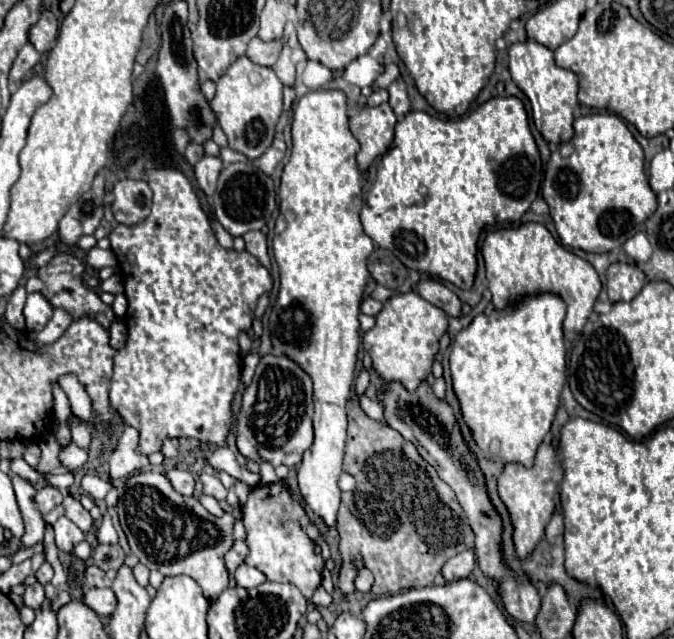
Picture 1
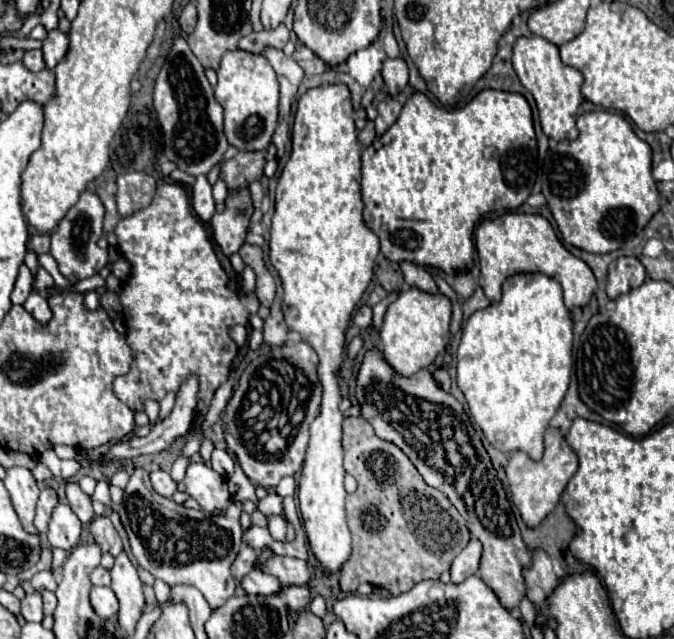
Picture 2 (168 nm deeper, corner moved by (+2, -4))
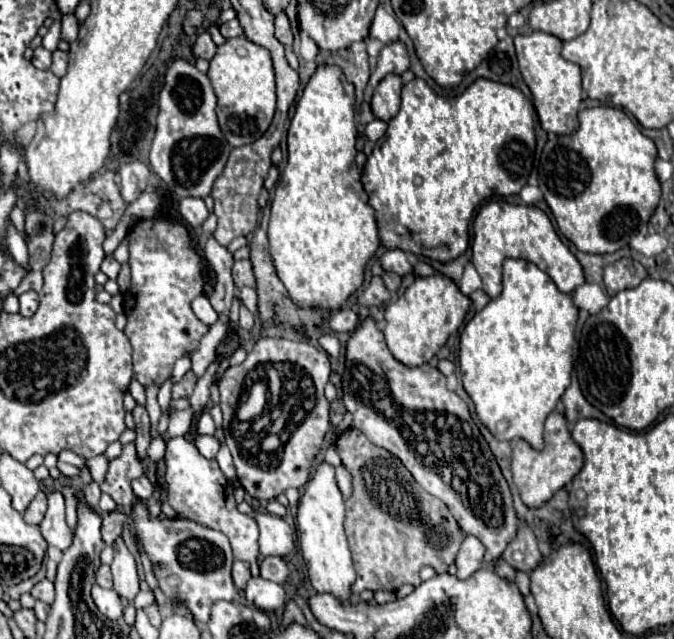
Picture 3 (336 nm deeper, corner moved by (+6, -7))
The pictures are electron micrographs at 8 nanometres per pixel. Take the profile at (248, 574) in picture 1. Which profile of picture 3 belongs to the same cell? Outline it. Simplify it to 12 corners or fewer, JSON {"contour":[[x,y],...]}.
{"contour":[[252,577],[246,601],[266,613],[286,603],[278,583]]}

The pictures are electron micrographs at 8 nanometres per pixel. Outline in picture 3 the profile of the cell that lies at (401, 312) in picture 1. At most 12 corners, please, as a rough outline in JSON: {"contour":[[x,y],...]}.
{"contour":[[416,277],[386,307],[388,349],[428,363],[470,305],[450,277]]}

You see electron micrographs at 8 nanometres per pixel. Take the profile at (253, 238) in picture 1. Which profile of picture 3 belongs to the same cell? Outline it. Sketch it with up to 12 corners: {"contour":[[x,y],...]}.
{"contour":[[236,261],[232,267],[234,285],[256,287],[252,263]]}

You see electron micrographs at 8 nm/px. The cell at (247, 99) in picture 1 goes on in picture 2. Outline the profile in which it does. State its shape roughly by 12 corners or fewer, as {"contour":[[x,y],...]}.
{"contour":[[226,52],[214,92],[240,152],[266,150],[278,124],[268,60]]}

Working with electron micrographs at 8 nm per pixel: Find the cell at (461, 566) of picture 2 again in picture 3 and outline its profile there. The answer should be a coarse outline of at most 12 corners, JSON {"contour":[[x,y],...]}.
{"contour":[[474,535],[456,555],[456,577],[468,579],[482,569],[486,547]]}

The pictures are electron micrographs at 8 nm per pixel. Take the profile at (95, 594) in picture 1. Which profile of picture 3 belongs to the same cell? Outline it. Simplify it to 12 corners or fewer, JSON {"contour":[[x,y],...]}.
{"contour":[[92,587],[100,613],[116,621],[122,617],[122,601],[116,591]]}

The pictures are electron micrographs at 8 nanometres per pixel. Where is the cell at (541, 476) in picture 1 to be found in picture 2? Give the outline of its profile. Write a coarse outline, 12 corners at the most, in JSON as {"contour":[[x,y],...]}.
{"contour":[[558,428],[542,460],[510,454],[512,502],[528,528],[556,508],[578,470]]}

